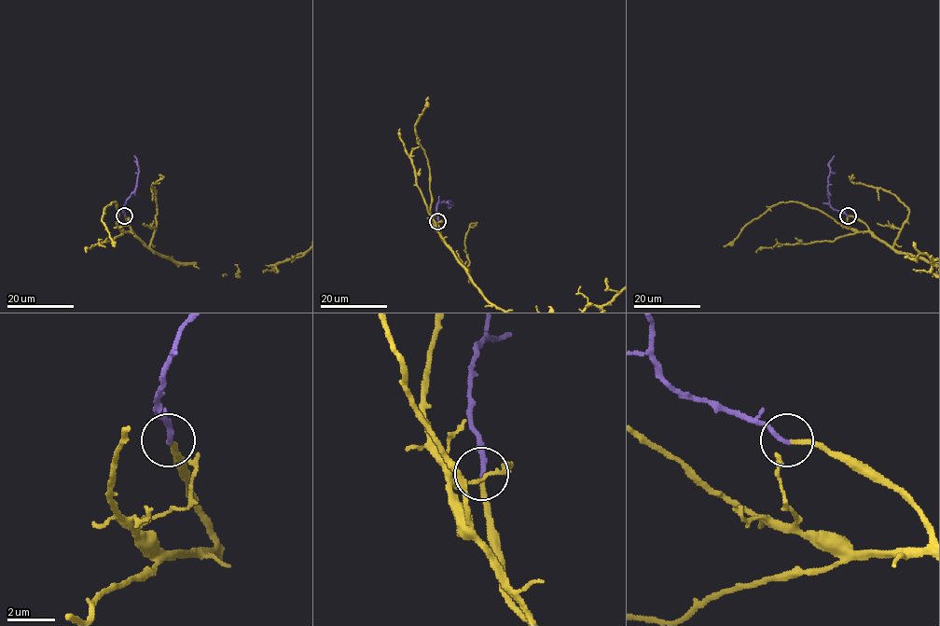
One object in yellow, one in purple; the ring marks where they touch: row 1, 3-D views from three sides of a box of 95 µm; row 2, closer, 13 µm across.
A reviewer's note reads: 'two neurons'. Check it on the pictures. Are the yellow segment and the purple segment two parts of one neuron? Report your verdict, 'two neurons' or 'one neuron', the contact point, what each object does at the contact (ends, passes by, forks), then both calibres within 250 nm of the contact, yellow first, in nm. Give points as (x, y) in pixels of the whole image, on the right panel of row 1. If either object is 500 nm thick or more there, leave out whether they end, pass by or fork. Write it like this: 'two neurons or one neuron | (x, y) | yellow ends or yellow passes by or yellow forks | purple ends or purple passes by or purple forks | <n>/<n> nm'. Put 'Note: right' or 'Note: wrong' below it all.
one neuron | (848, 215) | yellow passes by | purple ends | 130/200 nm
Note: wrong

